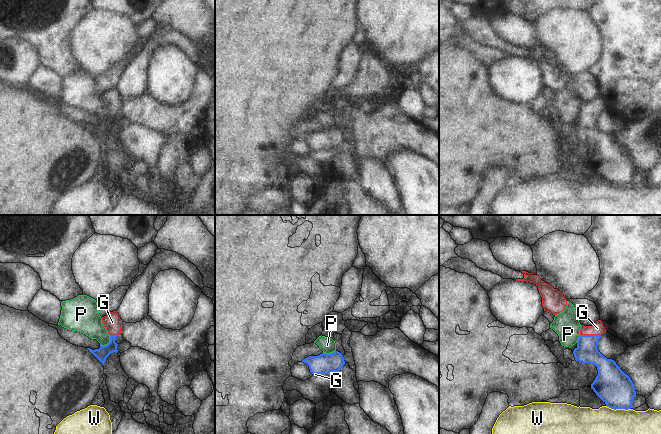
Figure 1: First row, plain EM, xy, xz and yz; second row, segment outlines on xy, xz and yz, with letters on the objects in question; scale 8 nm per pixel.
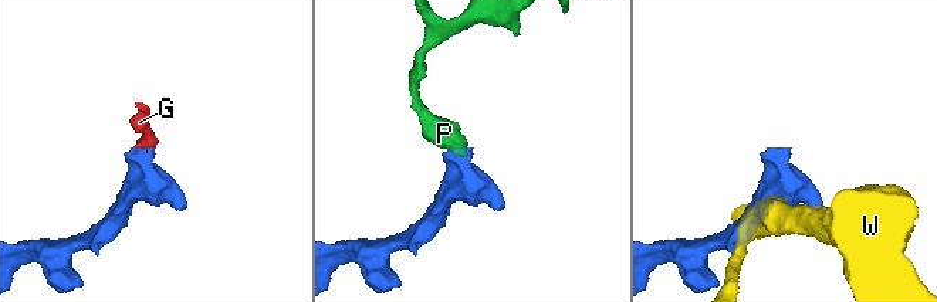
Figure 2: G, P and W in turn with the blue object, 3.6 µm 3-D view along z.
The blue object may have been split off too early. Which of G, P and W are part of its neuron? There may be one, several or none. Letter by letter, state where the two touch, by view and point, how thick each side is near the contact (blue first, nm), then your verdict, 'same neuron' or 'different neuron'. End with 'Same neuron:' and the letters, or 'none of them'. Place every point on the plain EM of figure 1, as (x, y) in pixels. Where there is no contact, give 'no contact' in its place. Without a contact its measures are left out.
G: meets blue in yz at (590, 111); 180 nm thick on the blue side, 100 nm on the other; same neuron
P: meets blue in xy at (108, 119); 100 nm thick on the blue side, 220 nm on the other; different neuron
W: meets blue in yz at (618, 184); 280 nm thick on the blue side, 480 nm on the other; different neuron
Same neuron: G

